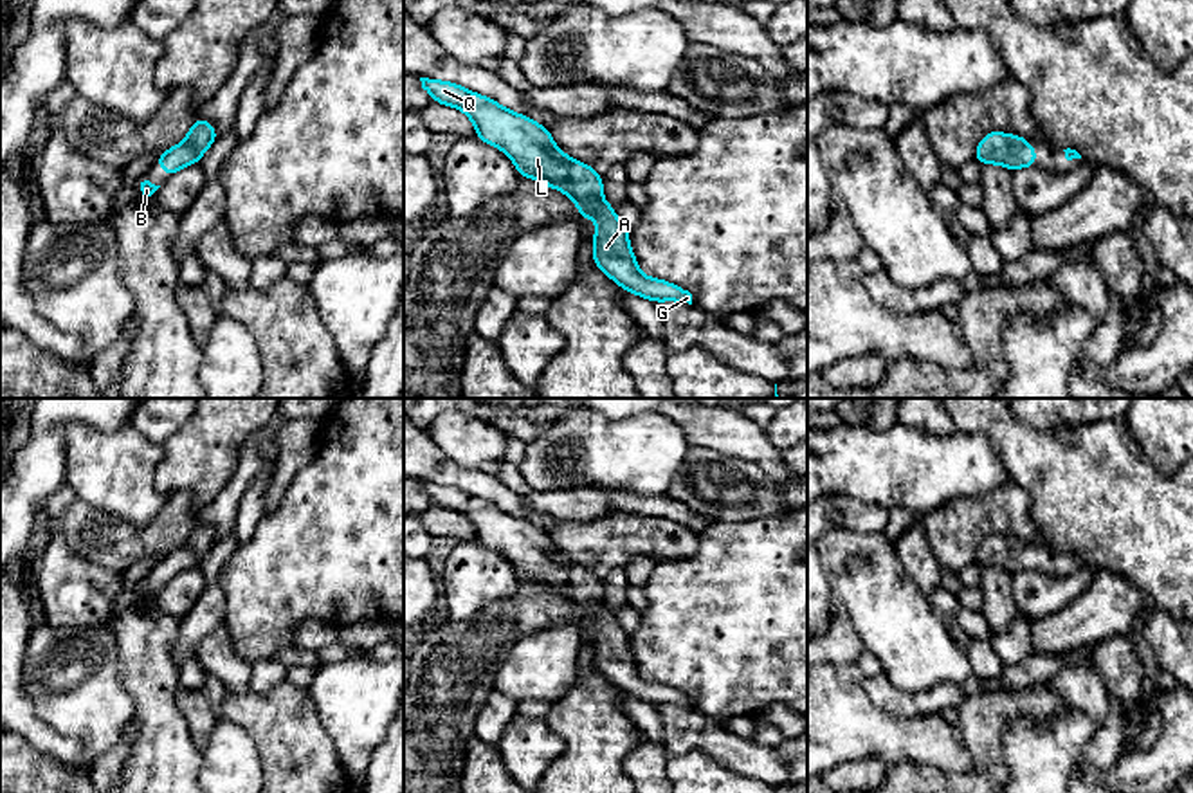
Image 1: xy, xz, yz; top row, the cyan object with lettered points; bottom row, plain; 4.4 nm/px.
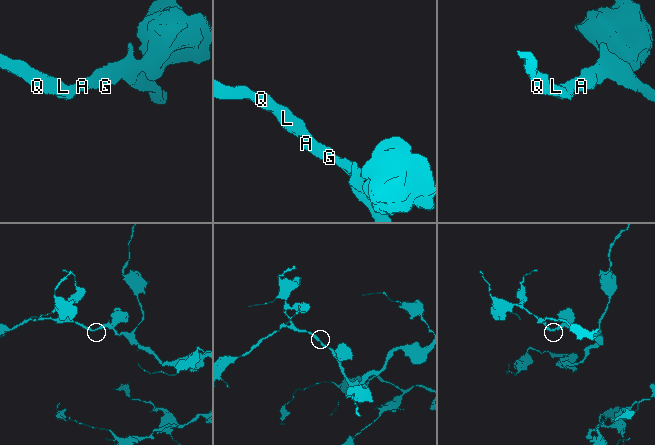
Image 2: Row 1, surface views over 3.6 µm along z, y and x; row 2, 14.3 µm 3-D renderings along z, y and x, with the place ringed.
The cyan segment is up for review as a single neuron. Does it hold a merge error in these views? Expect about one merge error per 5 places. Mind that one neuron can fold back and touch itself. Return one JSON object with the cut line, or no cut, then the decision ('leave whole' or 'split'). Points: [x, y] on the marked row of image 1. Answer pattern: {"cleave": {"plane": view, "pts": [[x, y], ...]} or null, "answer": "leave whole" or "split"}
{"cleave": null, "answer": "leave whole"}

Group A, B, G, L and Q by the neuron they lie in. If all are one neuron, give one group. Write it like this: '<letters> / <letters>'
A B G L Q

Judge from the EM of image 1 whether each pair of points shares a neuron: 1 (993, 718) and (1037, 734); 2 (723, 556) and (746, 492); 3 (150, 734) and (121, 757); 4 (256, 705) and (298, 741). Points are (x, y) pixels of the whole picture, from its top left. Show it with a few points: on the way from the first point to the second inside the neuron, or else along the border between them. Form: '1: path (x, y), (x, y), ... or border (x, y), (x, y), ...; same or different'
1: border (1049, 716), (1013, 718), (1006, 725), (1008, 766); different
2: border (777, 514), (739, 521), (712, 521); different
3: border (134, 720), (134, 750), (123, 774); different
4: path (267, 716), (287, 732); same

